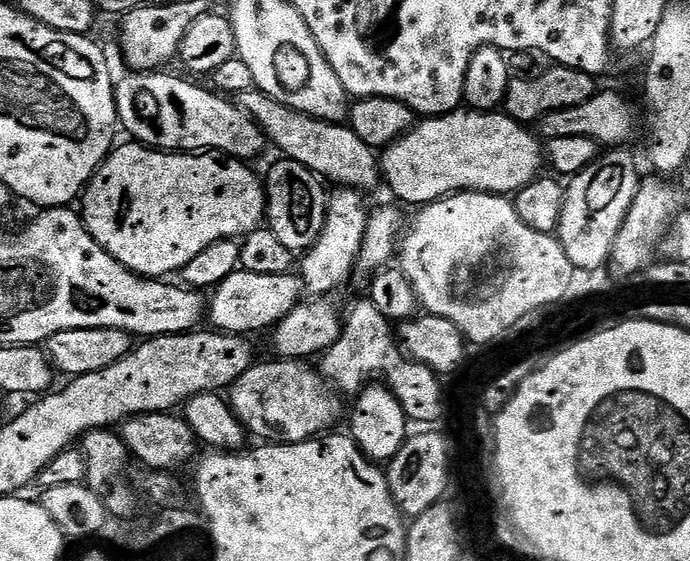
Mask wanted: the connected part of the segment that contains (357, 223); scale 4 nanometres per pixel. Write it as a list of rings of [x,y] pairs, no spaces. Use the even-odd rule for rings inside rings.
[[[341,188],[335,189],[336,193],[329,195],[328,199],[328,213],[324,219],[324,225],[320,231],[320,236],[312,243],[312,247],[307,249],[303,253],[302,259],[299,261],[298,270],[300,266],[300,272],[298,271],[299,279],[302,281],[303,287],[312,291],[312,294],[332,294],[335,288],[340,288],[347,282],[351,276],[354,276],[354,269],[356,266],[356,258],[360,253],[360,246],[362,244],[362,238],[366,232],[366,226],[368,225],[368,217],[370,215],[370,208],[364,205],[364,200],[359,191],[354,188]]]

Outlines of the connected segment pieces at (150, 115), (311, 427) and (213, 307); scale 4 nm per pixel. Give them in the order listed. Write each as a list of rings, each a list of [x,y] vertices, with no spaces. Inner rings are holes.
[[[157,70],[147,74],[128,74],[124,81],[115,85],[116,114],[119,123],[129,132],[133,141],[162,152],[180,154],[200,154],[211,150],[216,154],[223,154],[228,158],[235,158],[241,162],[252,162],[252,159],[266,148],[266,141],[260,127],[252,119],[237,108],[231,99],[225,98],[207,87],[199,88],[191,84],[183,75],[163,76],[163,71]]]
[[[272,358],[272,361],[270,361],[269,364],[260,364],[260,362],[253,363],[252,368],[250,370],[246,370],[246,374],[242,374],[242,378],[238,378],[235,382],[233,382],[230,389],[230,407],[233,415],[240,420],[241,424],[244,425],[245,429],[247,429],[251,435],[253,432],[254,435],[261,436],[261,441],[264,442],[275,442],[278,444],[301,444],[303,440],[310,440],[319,437],[321,434],[327,433],[329,429],[331,429],[328,427],[330,427],[331,424],[334,423],[340,416],[340,404],[336,401],[338,396],[337,393],[330,387],[328,381],[324,379],[323,375],[321,375],[319,371],[311,372],[311,370],[307,368],[308,366],[309,365],[307,363],[298,360],[281,360],[279,358]]]
[[[237,270],[232,273],[220,284],[214,288],[210,296],[210,324],[213,329],[230,332],[233,334],[253,334],[252,332],[260,332],[271,330],[280,323],[282,318],[286,318],[286,314],[290,314],[290,310],[294,310],[297,304],[301,303],[302,284],[295,275],[287,274],[283,276],[275,276],[274,274],[254,274],[243,270]]]

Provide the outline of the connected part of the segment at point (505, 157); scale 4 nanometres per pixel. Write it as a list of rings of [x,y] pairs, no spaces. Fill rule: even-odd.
[[[457,110],[421,119],[383,149],[383,183],[388,183],[398,199],[415,206],[433,204],[454,192],[515,194],[541,175],[542,144],[528,131],[507,114],[475,110]]]

